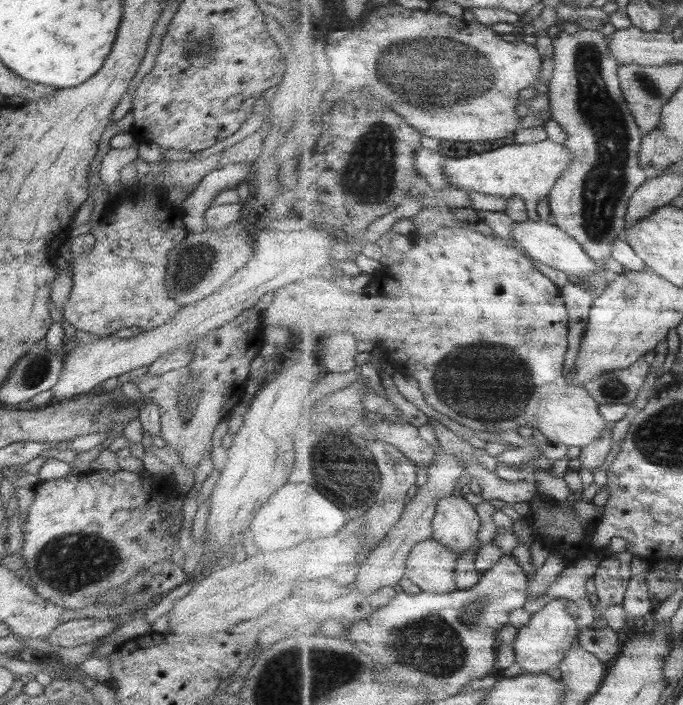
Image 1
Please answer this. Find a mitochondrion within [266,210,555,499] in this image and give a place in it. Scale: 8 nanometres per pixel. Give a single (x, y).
(486, 378)

